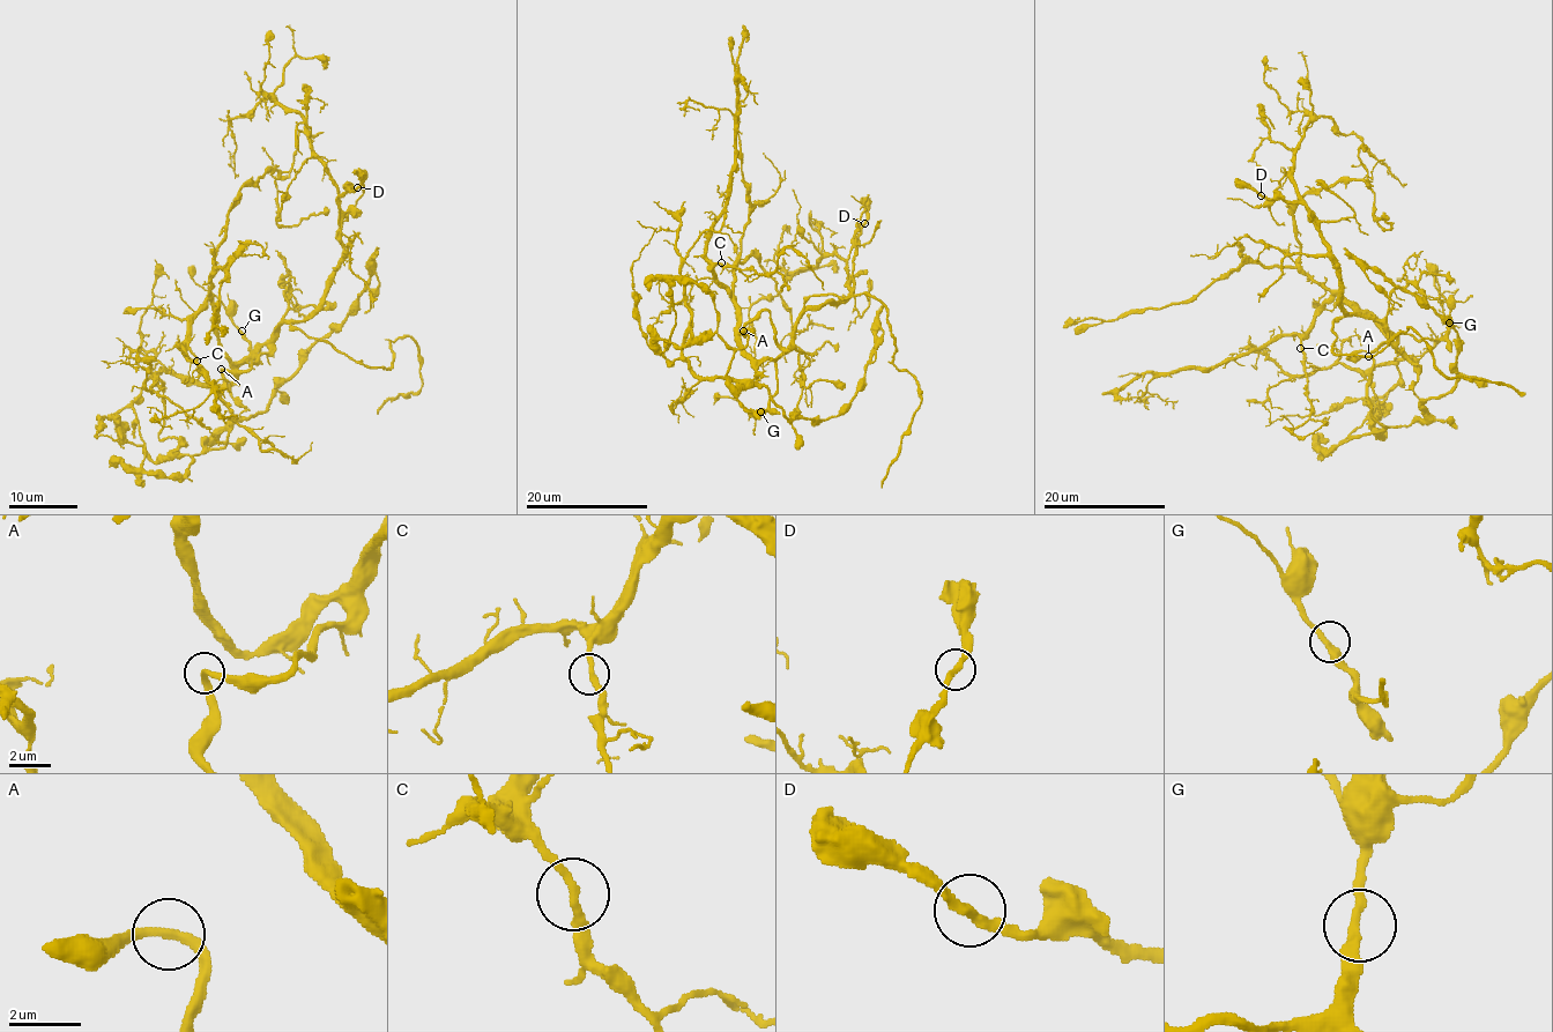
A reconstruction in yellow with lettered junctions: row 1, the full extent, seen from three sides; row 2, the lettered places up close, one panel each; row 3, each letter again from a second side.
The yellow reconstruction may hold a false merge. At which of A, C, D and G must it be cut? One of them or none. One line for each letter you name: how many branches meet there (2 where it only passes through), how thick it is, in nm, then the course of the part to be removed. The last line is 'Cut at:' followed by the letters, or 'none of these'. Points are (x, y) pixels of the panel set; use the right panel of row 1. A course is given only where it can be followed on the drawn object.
Cut at: none of these

